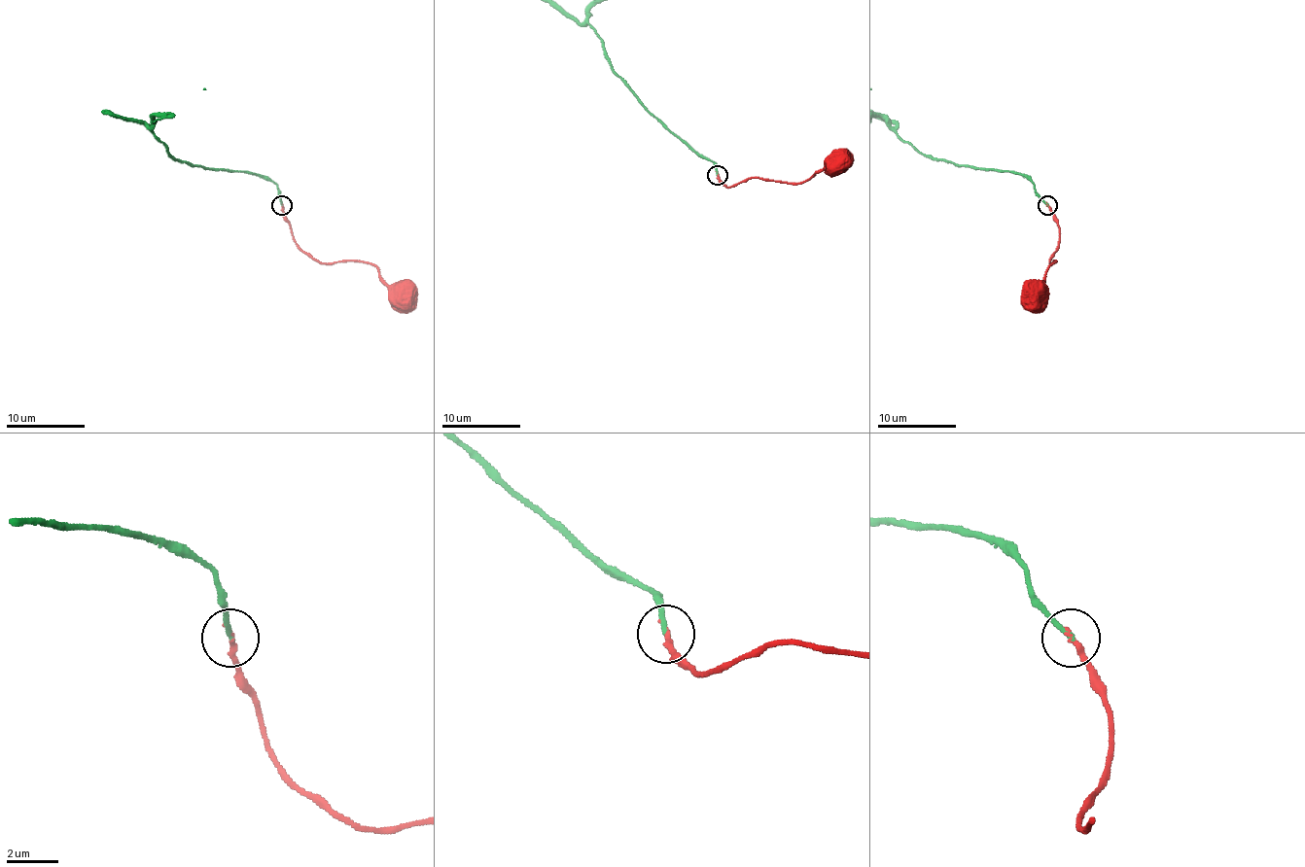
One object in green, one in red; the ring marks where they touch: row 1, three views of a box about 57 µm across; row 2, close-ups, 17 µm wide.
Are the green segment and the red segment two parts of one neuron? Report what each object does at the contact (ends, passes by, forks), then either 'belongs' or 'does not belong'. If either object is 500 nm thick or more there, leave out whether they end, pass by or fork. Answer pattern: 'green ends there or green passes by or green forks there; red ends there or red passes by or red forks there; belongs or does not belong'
green ends there; red ends there; belongs

